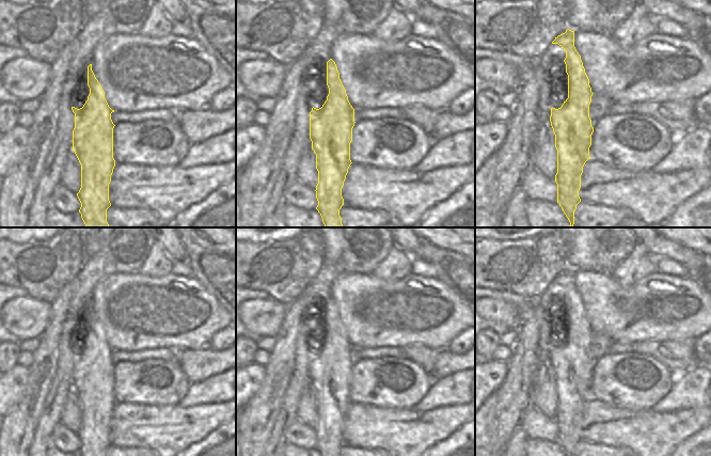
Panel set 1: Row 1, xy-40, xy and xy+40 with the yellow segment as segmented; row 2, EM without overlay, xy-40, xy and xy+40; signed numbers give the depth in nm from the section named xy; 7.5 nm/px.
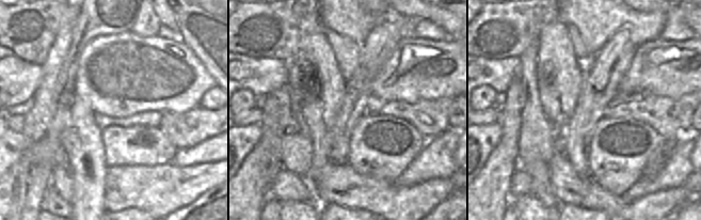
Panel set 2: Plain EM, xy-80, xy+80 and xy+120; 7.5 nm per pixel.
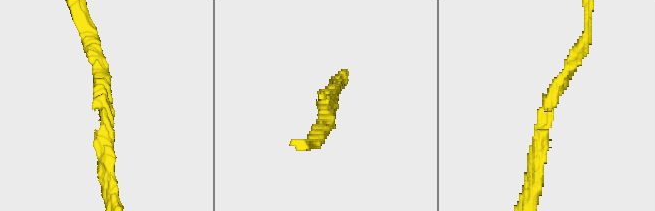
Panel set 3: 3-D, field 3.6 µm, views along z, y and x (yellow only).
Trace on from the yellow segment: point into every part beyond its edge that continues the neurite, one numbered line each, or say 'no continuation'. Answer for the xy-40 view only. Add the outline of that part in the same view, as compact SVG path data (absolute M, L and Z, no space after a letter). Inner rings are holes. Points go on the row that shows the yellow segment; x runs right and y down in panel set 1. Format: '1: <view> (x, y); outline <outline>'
no continuation

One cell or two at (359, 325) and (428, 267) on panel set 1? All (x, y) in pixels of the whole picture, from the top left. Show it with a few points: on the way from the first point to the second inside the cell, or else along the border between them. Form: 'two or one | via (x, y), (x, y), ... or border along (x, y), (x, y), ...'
two | border along (410, 273), (435, 277)

